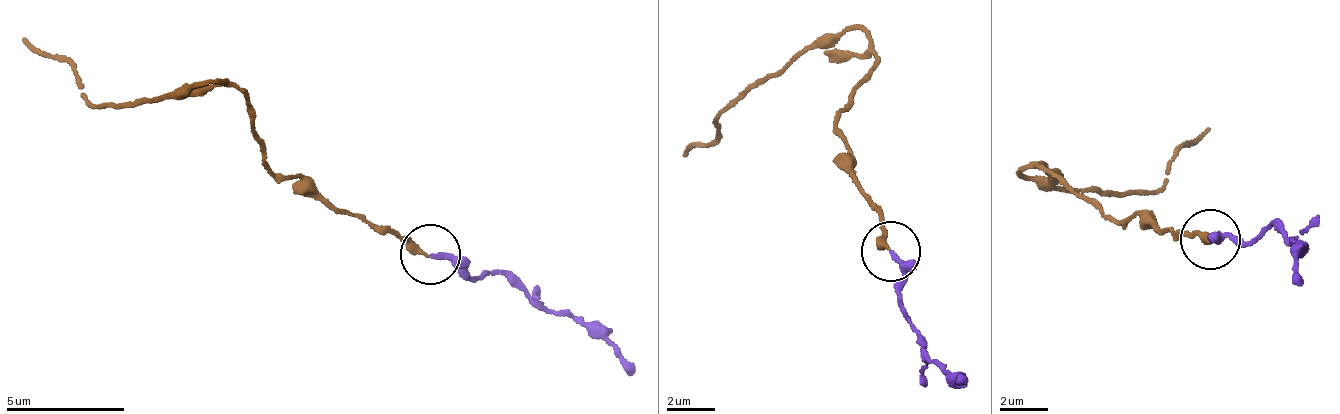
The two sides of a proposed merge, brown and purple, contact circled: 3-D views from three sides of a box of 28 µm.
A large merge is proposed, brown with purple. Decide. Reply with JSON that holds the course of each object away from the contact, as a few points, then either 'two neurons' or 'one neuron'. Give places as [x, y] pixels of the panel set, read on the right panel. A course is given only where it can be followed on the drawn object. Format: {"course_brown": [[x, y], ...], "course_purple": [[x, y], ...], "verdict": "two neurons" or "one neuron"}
{"course_brown": [[1206, 240], [1115, 218], [1042, 173], [1037, 165], [1061, 189], [1143, 194], [1187, 144], [1193, 144], [1210, 126]], "course_purple": [[1211, 240], [1260, 239], [1283, 225], [1298, 255], [1300, 287]], "verdict": "one neuron"}

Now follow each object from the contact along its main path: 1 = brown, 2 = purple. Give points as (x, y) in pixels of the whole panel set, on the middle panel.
1: (891, 246), (839, 123), (875, 59), (870, 52), (804, 48), (727, 102), (713, 145), (695, 143), (686, 157)
2: (891, 252), (901, 310), (919, 344), (957, 380)

